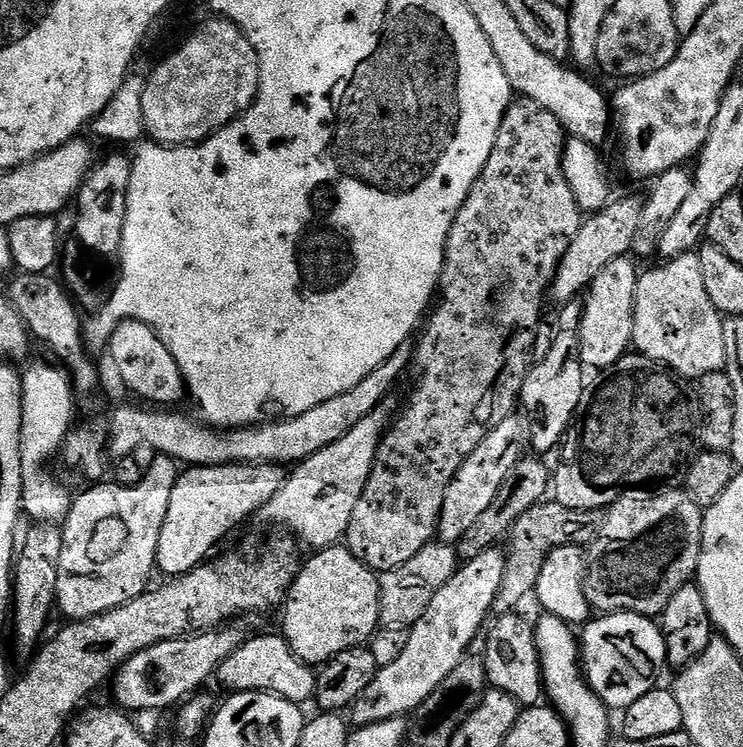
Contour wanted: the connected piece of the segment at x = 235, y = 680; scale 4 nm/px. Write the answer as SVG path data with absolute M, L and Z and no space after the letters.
M283 635L276 636L256 636L245 639L242 646L238 646L238 650L234 650L234 654L230 654L230 658L226 658L226 662L222 662L218 673L218 680L228 687L229 693L233 692L273 692L275 696L286 698L290 702L301 706L307 705L307 700L311 701L316 695L316 677L317 669L313 665L302 662L290 650L287 641Z

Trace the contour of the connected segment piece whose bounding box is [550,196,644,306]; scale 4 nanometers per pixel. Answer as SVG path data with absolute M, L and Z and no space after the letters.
M636 196L615 200L605 204L601 212L591 213L581 223L578 234L574 234L574 242L570 242L570 250L566 250L556 270L556 277L550 285L551 299L553 296L557 300L557 305L561 306L587 293L594 278L598 278L602 270L617 263L621 259L619 256L629 255L632 252L634 234L638 234L638 222L642 219L644 200Z

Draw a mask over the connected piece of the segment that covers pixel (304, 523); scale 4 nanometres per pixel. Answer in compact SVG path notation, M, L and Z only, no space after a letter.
M384 406L374 409L354 426L354 430L350 430L350 434L295 465L285 475L282 490L278 490L278 494L274 494L259 512L259 519L289 528L293 532L289 533L301 545L309 544L312 550L339 545L345 539L354 506L358 506L358 498L362 498L362 490L366 490L380 437L388 430L390 415L386 409Z

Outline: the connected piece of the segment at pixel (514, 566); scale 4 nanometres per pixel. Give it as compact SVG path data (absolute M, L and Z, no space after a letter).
M555 502L533 504L518 518L507 537L506 574L502 574L502 590L498 590L498 598L492 607L496 616L507 616L519 602L520 596L533 591L538 574L552 553L553 548L567 544L587 546L596 541L596 535L604 524L605 513L600 510L570 510Z

